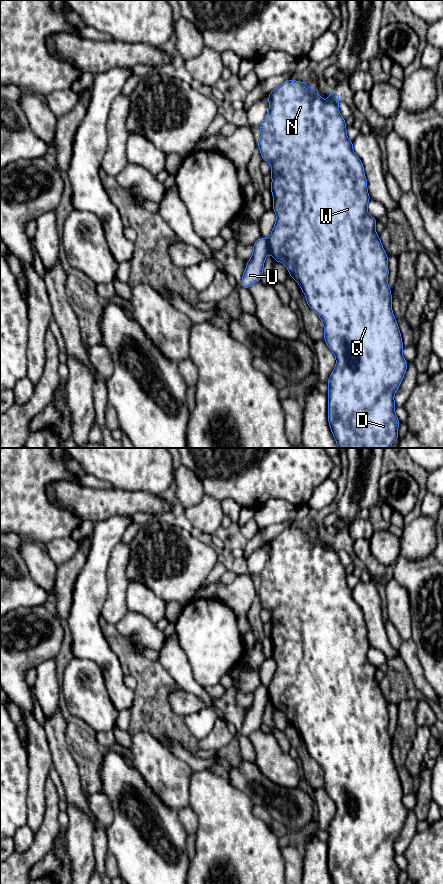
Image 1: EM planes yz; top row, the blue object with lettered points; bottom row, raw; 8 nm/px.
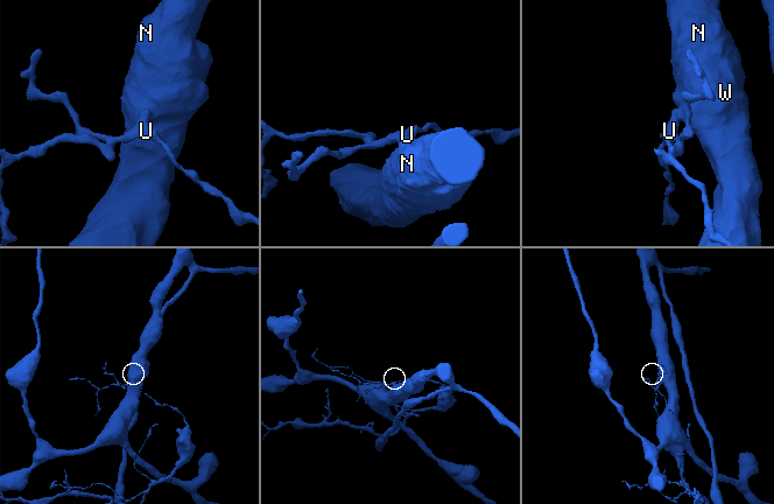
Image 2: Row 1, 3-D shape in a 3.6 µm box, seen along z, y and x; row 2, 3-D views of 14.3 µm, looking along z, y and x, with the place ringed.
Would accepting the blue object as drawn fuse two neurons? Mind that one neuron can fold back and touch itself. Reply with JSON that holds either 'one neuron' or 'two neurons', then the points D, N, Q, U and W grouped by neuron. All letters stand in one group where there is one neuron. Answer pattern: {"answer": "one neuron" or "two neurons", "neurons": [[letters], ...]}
{"answer": "two neurons", "neurons": [["D", "N", "Q", "W"], ["U"]]}

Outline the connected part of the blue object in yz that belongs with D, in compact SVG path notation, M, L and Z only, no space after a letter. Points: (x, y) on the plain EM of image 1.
M287 528L272 538L268 543L269 559L260 573L261 585L257 594L260 597L262 608L271 612L271 640L273 643L272 656L276 662L276 670L267 687L270 701L276 710L283 711L292 725L303 739L308 754L321 767L324 774L324 788L336 806L336 813L327 832L328 837L328 870L333 884L398 884L400 869L395 862L396 852L394 843L399 836L406 821L408 810L404 807L402 798L402 784L392 760L392 743L388 734L388 704L382 694L379 682L375 679L377 668L368 659L368 650L371 647L367 637L367 627L364 614L360 606L353 599L353 590L346 581L345 566L339 560L340 545L334 539L327 543L325 549L318 543L319 536L310 537L307 531L302 529Z

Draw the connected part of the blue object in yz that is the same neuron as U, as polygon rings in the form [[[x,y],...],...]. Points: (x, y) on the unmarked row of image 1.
[[[261,685],[253,692],[253,702],[244,718],[240,730],[241,735],[250,736],[252,732],[260,729],[260,726],[263,724],[264,710],[269,701],[270,696],[266,687]]]

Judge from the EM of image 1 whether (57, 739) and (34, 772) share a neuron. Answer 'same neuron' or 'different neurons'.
different neurons

